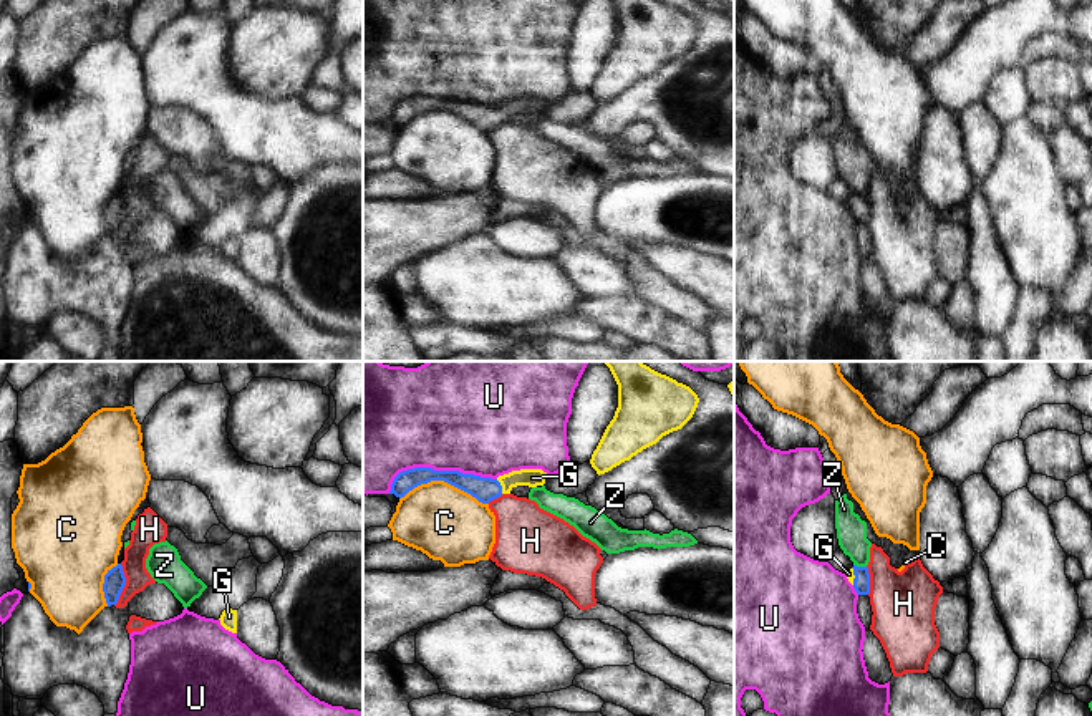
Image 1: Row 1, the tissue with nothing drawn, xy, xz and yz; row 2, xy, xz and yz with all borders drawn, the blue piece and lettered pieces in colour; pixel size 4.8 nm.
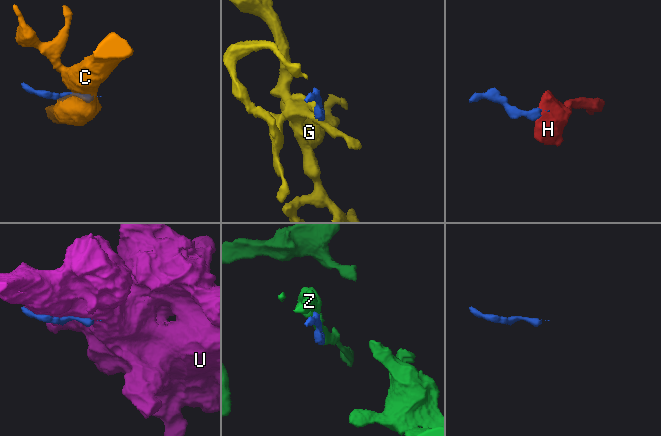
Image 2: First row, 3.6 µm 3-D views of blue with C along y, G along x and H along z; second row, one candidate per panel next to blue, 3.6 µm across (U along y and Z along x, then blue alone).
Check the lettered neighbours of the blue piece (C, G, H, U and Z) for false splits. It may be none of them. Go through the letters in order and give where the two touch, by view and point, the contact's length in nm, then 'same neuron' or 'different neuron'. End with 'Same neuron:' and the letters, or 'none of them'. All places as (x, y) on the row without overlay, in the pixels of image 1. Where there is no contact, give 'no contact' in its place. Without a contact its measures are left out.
C: meets blue in xz at (444, 110); contact 440 nm long; different neuron
G: meets blue in xz at (501, 115); contact 80 nm long; same neuron
H: meets blue in xy at (125, 212); contact 220 nm long; different neuron
U: meets blue in xz at (438, 100); contact 550 nm long; different neuron
Z: meets blue in yz at (860, 196); contact 70 nm long; different neuron
Same neuron: G

